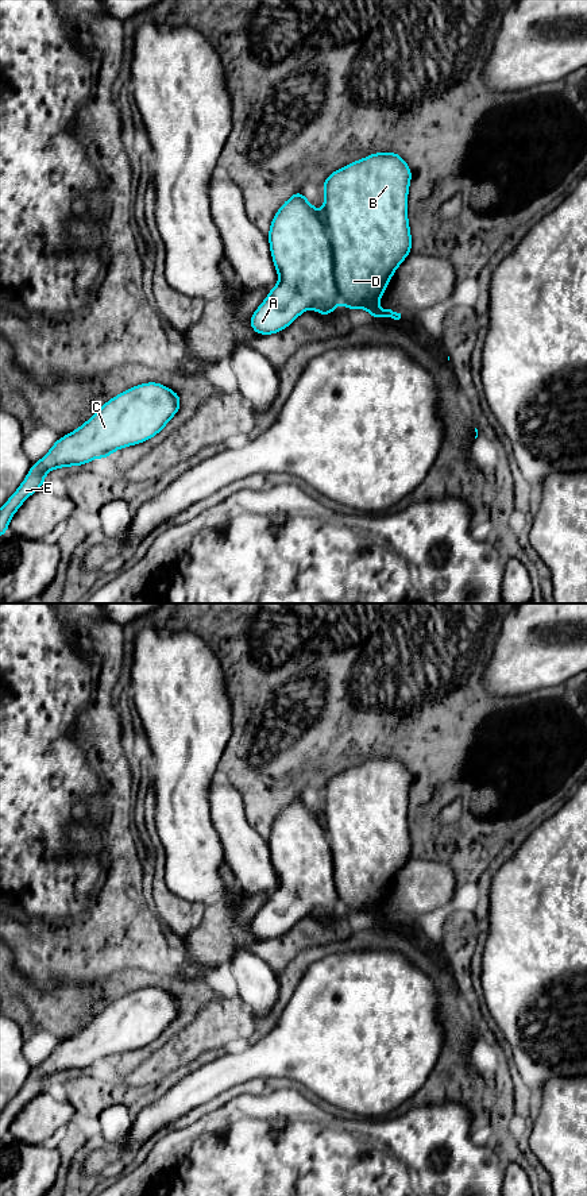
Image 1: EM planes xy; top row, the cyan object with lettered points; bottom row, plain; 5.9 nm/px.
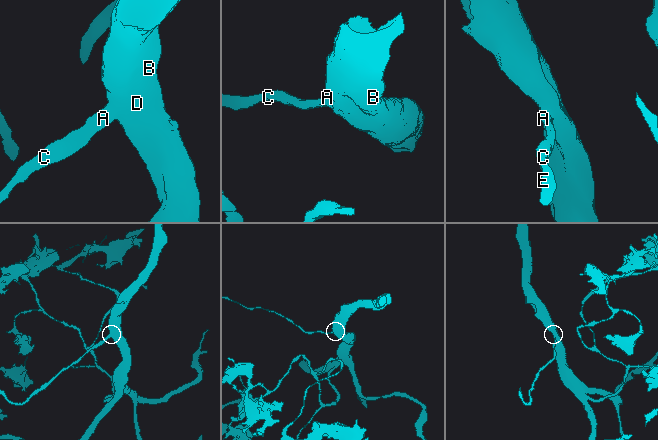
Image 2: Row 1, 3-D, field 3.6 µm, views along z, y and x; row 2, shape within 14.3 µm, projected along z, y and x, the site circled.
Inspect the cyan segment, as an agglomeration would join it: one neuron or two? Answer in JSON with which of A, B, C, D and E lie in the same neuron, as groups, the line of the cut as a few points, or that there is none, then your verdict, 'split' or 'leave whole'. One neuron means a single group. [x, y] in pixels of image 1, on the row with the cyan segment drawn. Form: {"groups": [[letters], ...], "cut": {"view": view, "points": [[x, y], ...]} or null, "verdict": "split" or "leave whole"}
{"groups": [["A", "B", "C", "D", "E"]], "cut": null, "verdict": "leave whole"}

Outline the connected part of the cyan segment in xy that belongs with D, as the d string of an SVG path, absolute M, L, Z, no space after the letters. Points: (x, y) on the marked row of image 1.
M374 153L364 159L351 162L350 165L335 170L320 186L325 192L325 201L323 204L323 213L320 215L317 209L305 198L304 192L296 192L287 198L285 204L281 205L275 213L270 231L267 234L271 250L271 258L277 273L279 275L279 282L269 292L266 300L258 306L250 319L250 325L258 335L273 335L283 331L289 327L301 313L308 308L318 312L323 316L328 316L335 312L336 305L343 302L347 310L366 308L371 316L370 320L375 317L391 317L394 320L401 319L401 313L393 312L391 309L381 309L376 302L382 298L385 289L387 288L394 271L403 262L403 259L412 254L412 235L408 221L408 193L412 181L412 169L406 165L405 159L397 153Z

